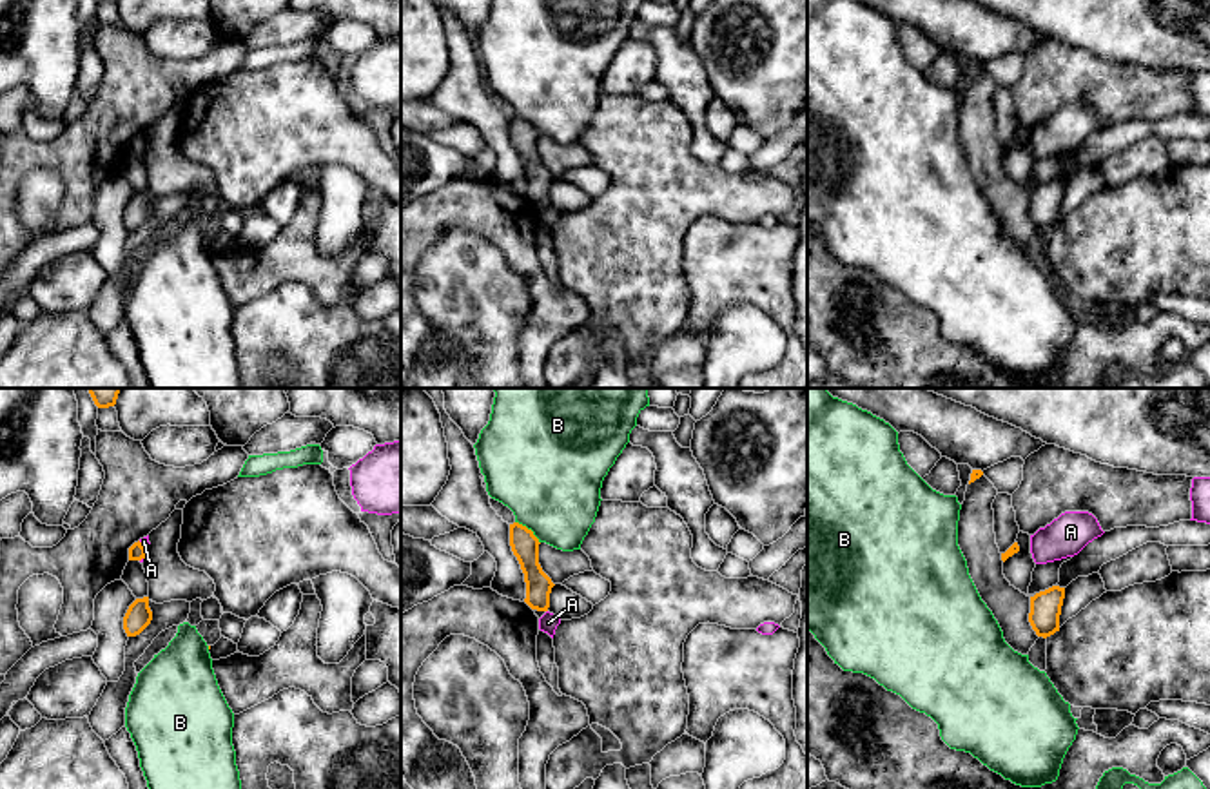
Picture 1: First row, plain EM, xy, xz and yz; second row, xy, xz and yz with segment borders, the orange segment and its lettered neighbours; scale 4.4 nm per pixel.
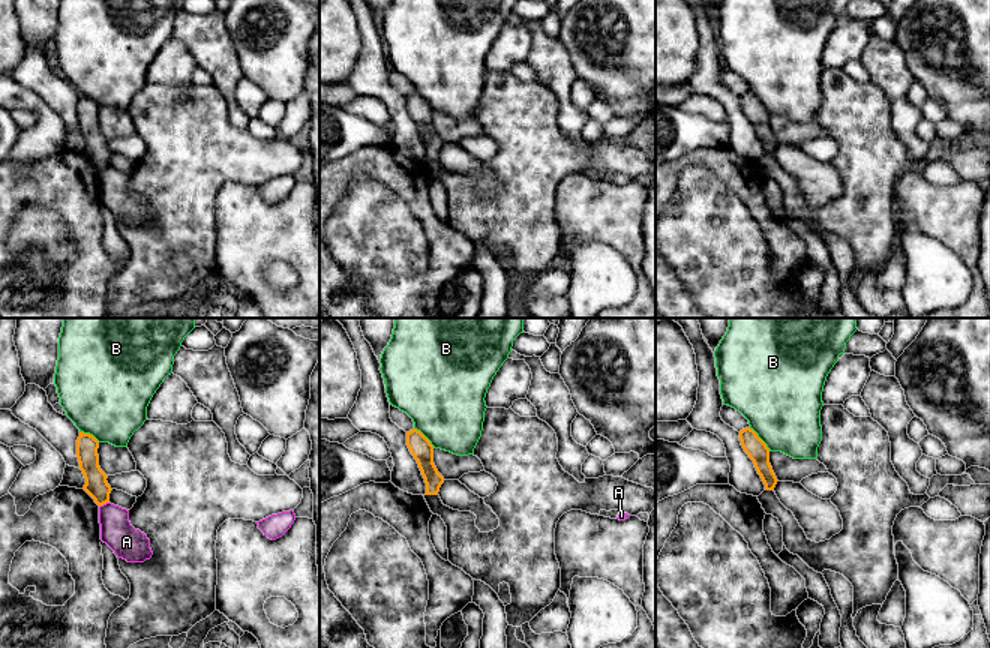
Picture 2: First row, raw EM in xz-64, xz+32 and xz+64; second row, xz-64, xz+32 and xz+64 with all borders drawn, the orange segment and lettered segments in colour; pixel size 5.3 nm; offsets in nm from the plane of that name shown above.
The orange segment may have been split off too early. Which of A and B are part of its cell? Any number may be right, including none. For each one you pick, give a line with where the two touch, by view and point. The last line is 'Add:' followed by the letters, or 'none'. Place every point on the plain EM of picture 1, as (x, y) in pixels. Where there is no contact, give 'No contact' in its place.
Add: none

